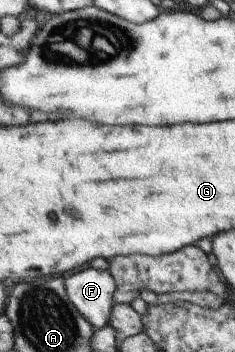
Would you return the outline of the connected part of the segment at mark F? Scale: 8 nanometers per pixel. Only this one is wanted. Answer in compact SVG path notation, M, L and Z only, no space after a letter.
M83 267L77 273L68 274L63 283L71 305L92 329L107 326L107 317L114 305L112 297L115 289L108 269Z

